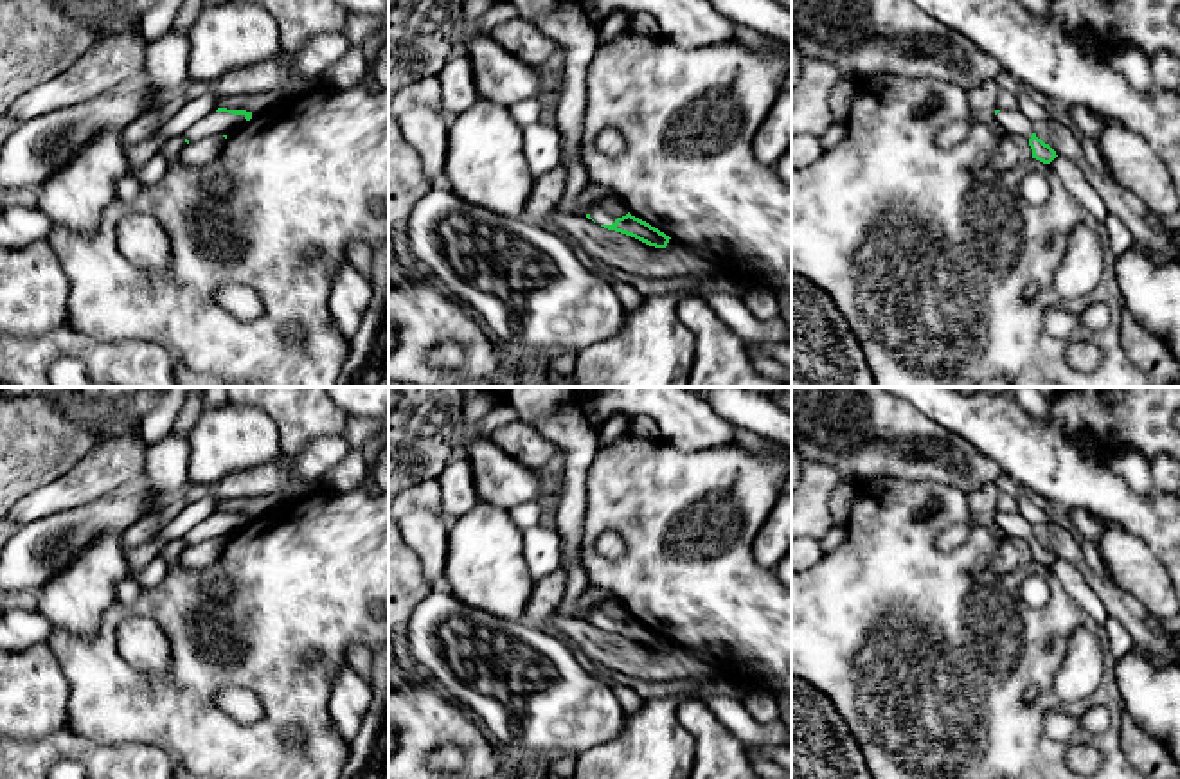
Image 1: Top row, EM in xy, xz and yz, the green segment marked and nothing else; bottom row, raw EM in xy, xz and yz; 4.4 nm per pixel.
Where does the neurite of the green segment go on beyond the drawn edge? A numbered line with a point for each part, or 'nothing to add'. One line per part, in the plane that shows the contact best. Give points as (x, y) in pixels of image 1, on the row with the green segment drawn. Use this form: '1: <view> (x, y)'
1: xy (223, 123)

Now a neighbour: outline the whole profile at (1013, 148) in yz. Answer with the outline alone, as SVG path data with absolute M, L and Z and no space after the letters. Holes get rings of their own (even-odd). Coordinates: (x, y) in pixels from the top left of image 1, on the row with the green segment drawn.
M1004 133L1000 137L1000 144L995 155L991 157L989 166L995 171L1006 171L1031 158L1032 158L1032 149L1025 137L1018 133Z

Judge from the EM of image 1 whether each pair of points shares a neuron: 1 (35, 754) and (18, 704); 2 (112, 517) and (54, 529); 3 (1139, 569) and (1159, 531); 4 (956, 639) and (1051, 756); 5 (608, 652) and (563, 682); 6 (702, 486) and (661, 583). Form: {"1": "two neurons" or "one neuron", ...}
{"1": "two neurons", "2": "one neuron", "3": "two neurons", "4": "one neuron", "5": "two neurons", "6": "one neuron"}

